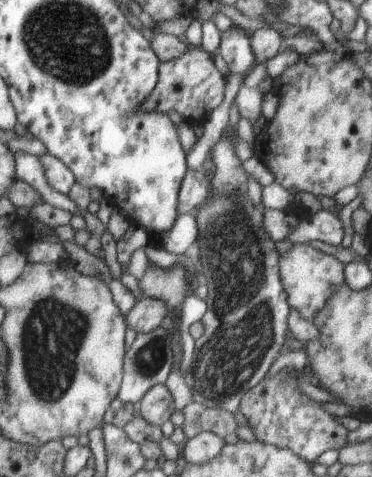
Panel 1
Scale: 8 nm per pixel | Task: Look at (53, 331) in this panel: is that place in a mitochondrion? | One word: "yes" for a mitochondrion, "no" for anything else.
yes

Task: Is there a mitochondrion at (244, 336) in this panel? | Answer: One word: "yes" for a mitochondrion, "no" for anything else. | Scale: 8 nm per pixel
yes

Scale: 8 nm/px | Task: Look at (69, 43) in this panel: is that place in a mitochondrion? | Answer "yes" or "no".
yes

